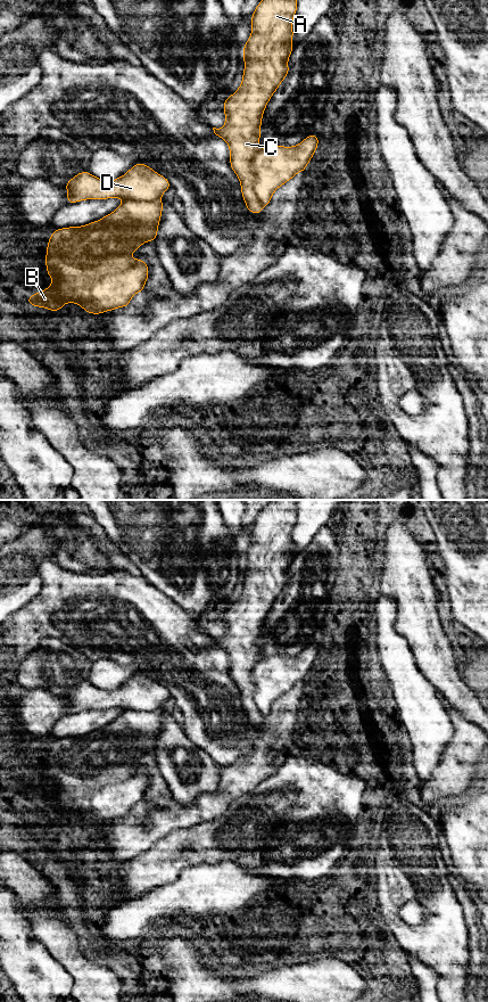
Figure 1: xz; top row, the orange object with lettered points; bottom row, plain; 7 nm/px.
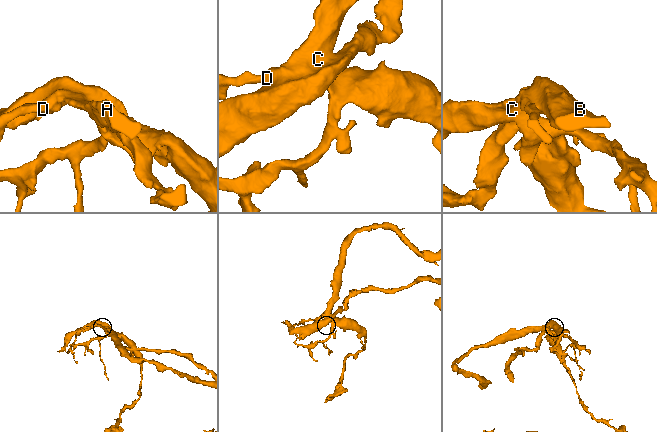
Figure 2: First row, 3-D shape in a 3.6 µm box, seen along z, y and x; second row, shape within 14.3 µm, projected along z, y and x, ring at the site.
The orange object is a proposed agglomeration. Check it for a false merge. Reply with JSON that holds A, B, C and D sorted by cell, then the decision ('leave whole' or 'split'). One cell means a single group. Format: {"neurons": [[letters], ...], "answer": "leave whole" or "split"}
{"neurons": [["A", "C", "D"], ["B"]], "answer": "split"}

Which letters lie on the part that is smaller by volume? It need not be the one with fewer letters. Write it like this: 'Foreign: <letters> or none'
Foreign: B

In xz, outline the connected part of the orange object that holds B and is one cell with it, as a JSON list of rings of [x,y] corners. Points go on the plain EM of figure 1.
[[[125,709],[114,722],[98,731],[81,737],[55,740],[50,745],[44,769],[48,777],[46,785],[53,788],[52,794],[43,802],[26,807],[26,813],[36,818],[46,818],[52,822],[58,822],[66,813],[75,813],[90,824],[101,824],[117,818],[127,818],[132,807],[137,803],[144,800],[149,787],[146,772],[140,767],[133,771],[131,763],[137,762],[147,752],[154,750],[156,753],[162,722],[162,709],[147,712]]]

